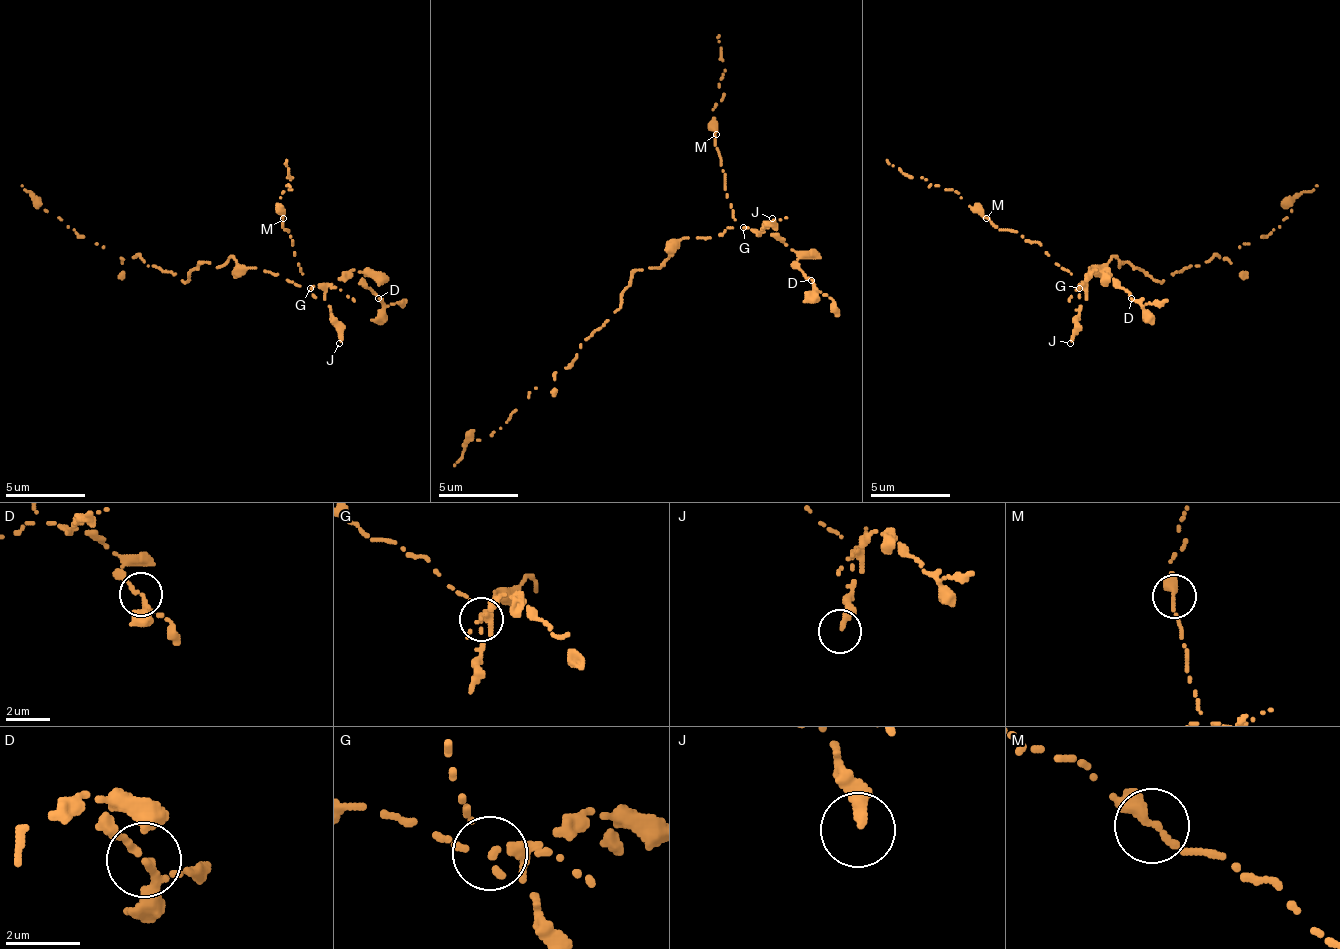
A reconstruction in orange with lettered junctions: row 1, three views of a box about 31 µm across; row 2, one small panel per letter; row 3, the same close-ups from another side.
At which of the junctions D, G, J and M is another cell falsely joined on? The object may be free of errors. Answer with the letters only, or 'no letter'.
G

